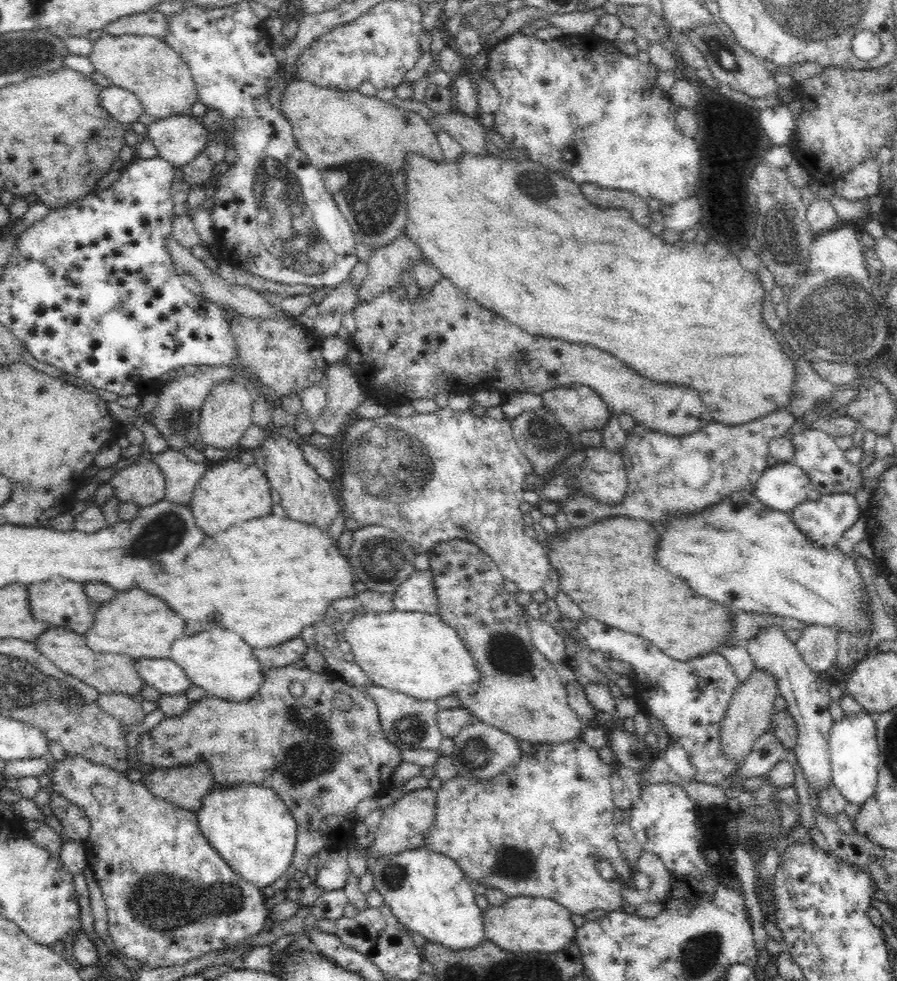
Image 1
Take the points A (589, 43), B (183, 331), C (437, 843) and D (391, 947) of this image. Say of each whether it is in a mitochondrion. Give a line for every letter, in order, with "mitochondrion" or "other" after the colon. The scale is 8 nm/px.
A: other
B: other
C: other
D: other

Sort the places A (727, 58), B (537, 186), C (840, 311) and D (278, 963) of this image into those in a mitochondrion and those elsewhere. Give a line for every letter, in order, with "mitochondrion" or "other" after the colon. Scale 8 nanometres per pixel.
A: mitochondrion
B: mitochondrion
C: mitochondrion
D: other

